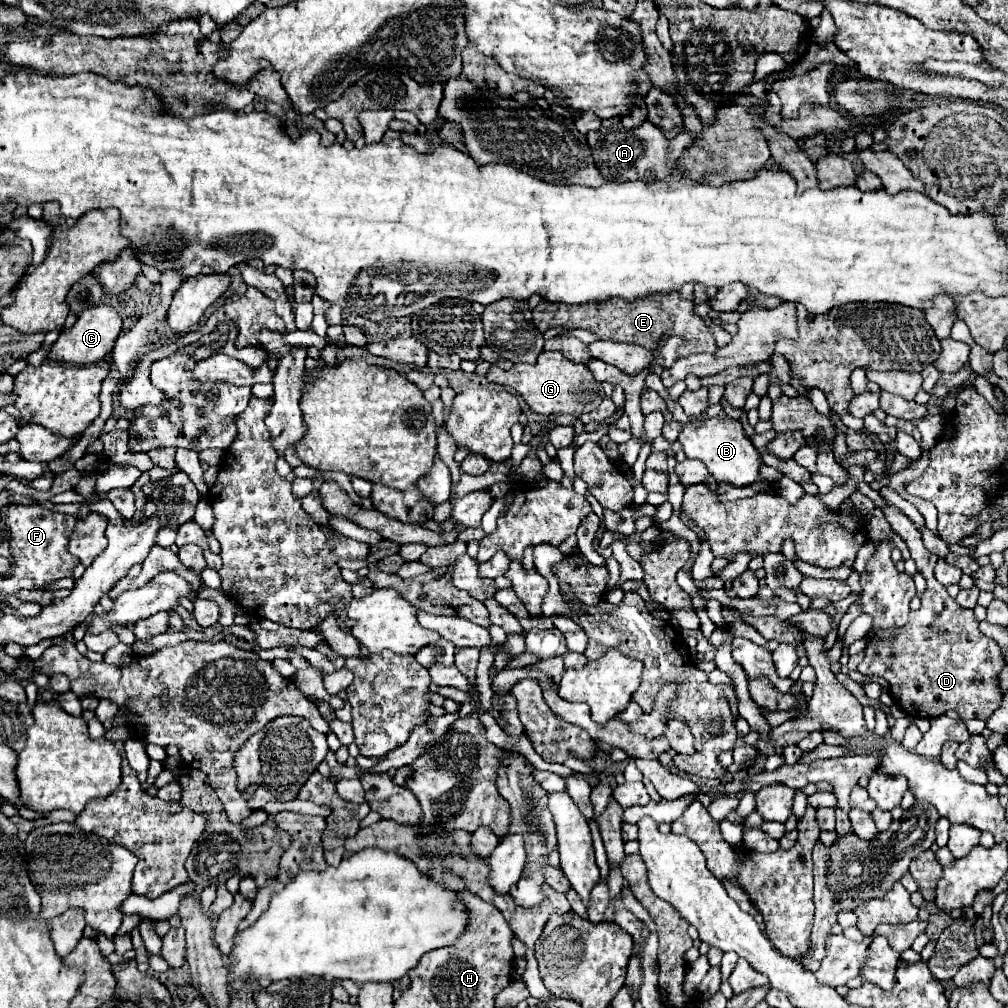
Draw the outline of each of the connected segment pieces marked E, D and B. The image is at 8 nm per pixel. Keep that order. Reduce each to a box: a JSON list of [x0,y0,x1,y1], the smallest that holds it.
[[534,284,716,358],[848,500,1004,720],[680,414,762,486]]

